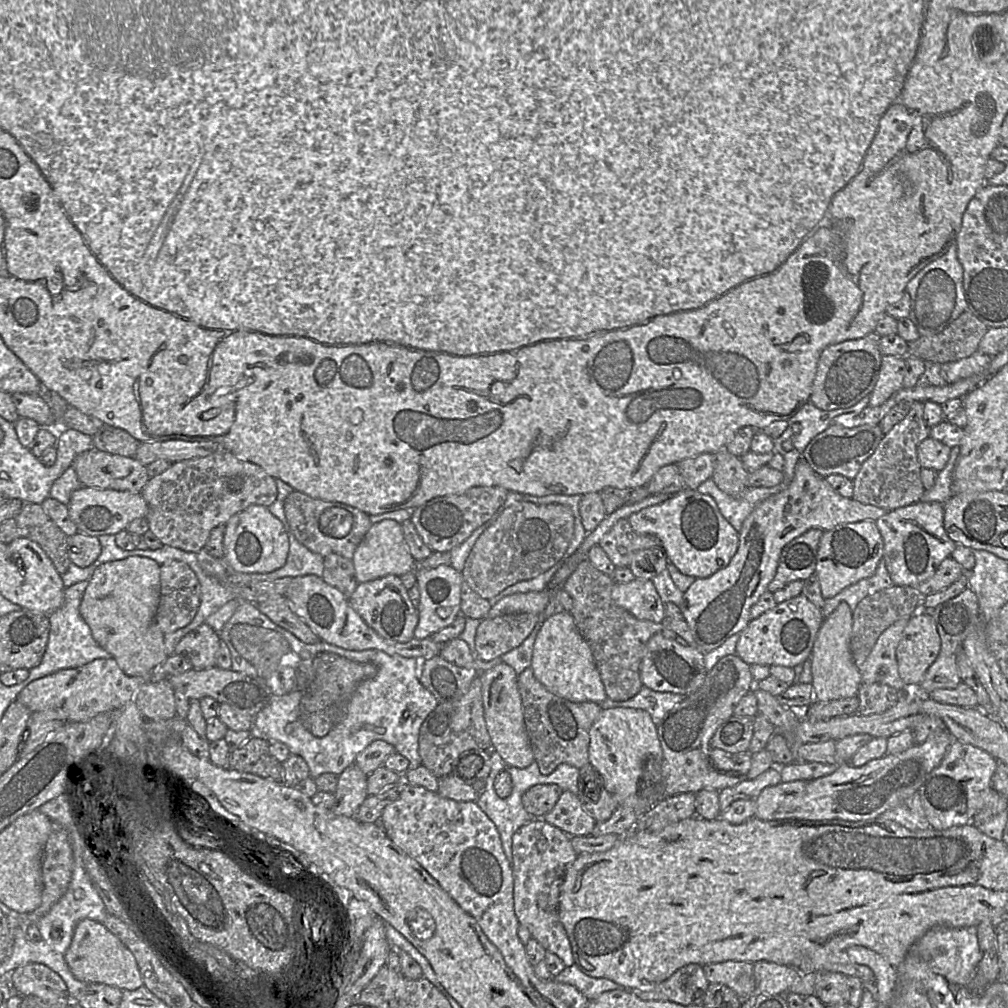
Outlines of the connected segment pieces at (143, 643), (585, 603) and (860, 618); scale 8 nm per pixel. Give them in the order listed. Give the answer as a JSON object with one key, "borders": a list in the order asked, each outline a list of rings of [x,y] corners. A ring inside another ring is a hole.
{"borders":[[[[130,556],[102,563],[89,579],[79,607],[79,612],[89,625],[95,641],[110,653],[124,673],[130,676],[164,677],[159,671],[169,655],[165,649],[165,635],[154,624],[160,600],[160,567],[155,560],[143,556]]],[[[586,559],[577,566],[562,588],[573,600],[570,613],[579,633],[591,648],[608,699],[626,701],[633,698],[643,687],[640,663],[646,644],[653,635],[661,634],[681,644],[687,643],[661,623],[637,619],[617,606],[611,597],[614,585],[615,581],[611,576],[599,571]]],[[[891,586],[863,598],[853,609],[850,651],[857,668],[861,668],[879,636],[893,623],[908,620],[923,608],[925,596],[915,587]]]]}

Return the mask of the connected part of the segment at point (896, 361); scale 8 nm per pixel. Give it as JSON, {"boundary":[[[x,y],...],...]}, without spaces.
{"boundary":[[[882,356],[878,380],[869,395],[868,407],[881,406],[895,392],[903,388],[905,368],[905,356]]]}

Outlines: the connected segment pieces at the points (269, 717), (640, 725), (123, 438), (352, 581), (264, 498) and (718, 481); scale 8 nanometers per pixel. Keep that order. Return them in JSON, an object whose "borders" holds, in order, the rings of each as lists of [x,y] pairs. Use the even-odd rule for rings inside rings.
{"borders":[[[[330,645],[330,649],[325,649],[324,652],[334,653],[339,656],[345,657],[351,661],[355,661],[355,662],[359,662],[359,663],[371,662],[378,667],[378,673],[375,677],[373,677],[371,679],[364,680],[357,686],[355,691],[352,693],[352,695],[349,697],[349,699],[345,703],[345,714],[342,717],[342,719],[339,722],[337,722],[333,726],[333,728],[325,736],[316,737],[310,731],[307,730],[307,728],[304,726],[304,724],[302,722],[302,711],[301,711],[302,692],[299,689],[294,689],[286,694],[280,695],[280,668],[276,669],[276,671],[274,671],[274,674],[271,675],[271,677],[265,679],[267,685],[271,689],[272,696],[271,696],[269,702],[266,704],[266,706],[263,709],[261,709],[257,713],[257,715],[254,717],[254,723],[253,723],[253,727],[251,729],[252,737],[265,738],[269,741],[280,741],[280,742],[286,744],[287,747],[289,748],[291,754],[301,756],[307,762],[308,767],[309,767],[309,773],[310,773],[309,777],[313,778],[313,779],[319,777],[321,774],[324,774],[324,773],[334,773],[337,775],[341,774],[347,767],[354,764],[355,760],[356,760],[356,756],[363,749],[365,749],[370,743],[372,743],[375,740],[383,740],[383,741],[388,742],[392,746],[394,746],[395,752],[401,754],[402,756],[404,756],[408,759],[409,769],[415,769],[415,768],[419,767],[422,764],[421,757],[420,757],[419,751],[418,751],[419,731],[420,731],[421,725],[423,724],[426,717],[435,709],[435,707],[439,703],[439,701],[435,698],[435,696],[429,690],[427,690],[421,684],[421,682],[419,680],[419,667],[420,667],[421,660],[419,660],[415,657],[404,657],[401,655],[389,655],[389,654],[387,654],[381,650],[377,650],[377,649],[367,649],[367,650],[363,650],[363,651],[355,651],[355,650],[347,650],[347,649],[344,649],[344,648],[335,646],[335,645]]],[[[619,707],[603,709],[590,728],[588,753],[589,764],[601,775],[604,788],[620,804],[638,792],[646,760],[662,755],[657,725],[643,710]]],[[[107,424],[92,436],[92,441],[97,450],[126,457],[135,457],[140,444],[127,431]]],[[[335,553],[324,556],[321,577],[326,583],[340,590],[347,598],[358,585],[352,560]]],[[[222,451],[201,458],[191,458],[172,463],[159,475],[151,477],[142,490],[148,505],[149,530],[165,546],[173,546],[189,552],[204,548],[211,531],[226,523],[236,513],[250,505],[268,507],[277,497],[276,479],[259,465],[240,459],[235,454]]],[[[726,449],[715,453],[716,465],[711,479],[716,486],[730,496],[738,496],[747,489],[748,472],[741,459]]]]}

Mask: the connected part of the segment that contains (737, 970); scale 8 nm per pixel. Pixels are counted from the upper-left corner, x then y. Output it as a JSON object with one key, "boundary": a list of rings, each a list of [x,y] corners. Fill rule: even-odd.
{"boundary":[[[724,961],[703,966],[706,979],[710,983],[731,988],[743,1003],[757,993],[754,963]]]}

